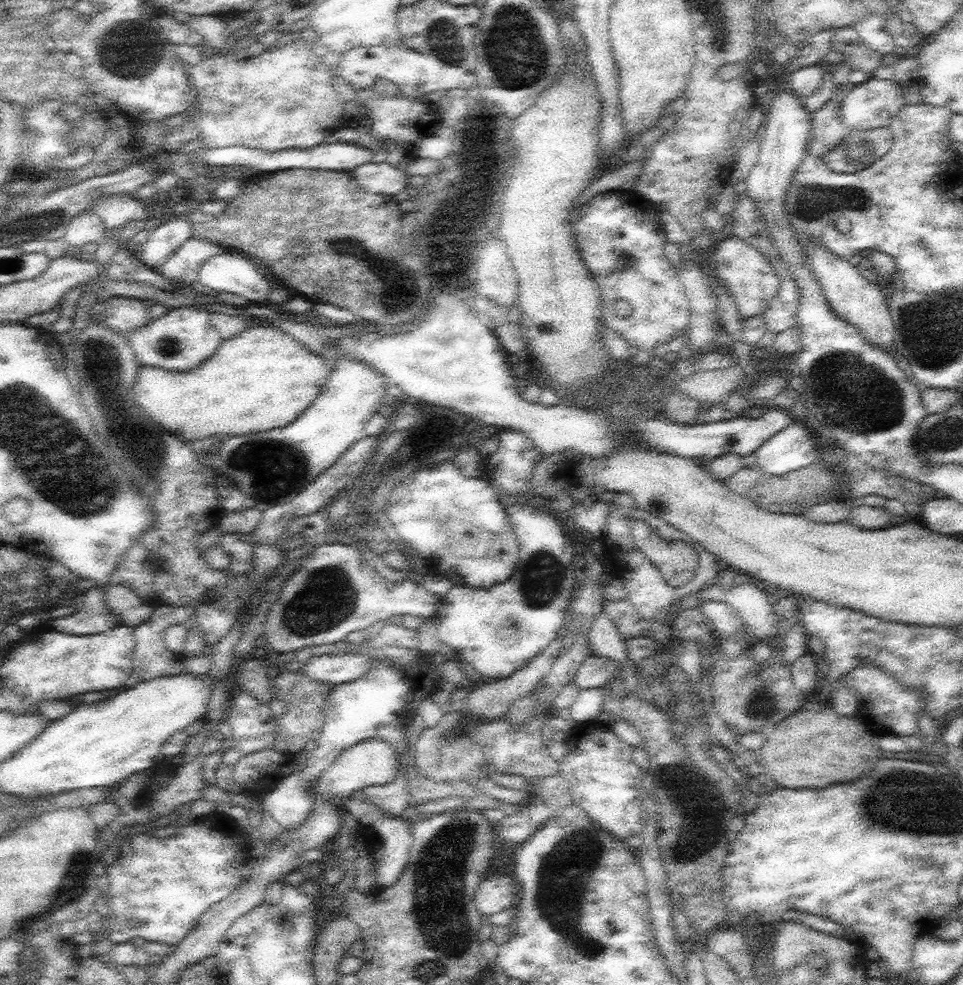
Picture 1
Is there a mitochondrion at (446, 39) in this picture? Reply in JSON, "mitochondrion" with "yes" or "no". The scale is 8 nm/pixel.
{"mitochondrion":"yes"}

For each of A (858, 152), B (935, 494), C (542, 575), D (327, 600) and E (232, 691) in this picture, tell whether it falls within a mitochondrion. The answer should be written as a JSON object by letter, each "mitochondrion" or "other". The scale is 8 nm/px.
{"A":"mitochondrion","B":"other","C":"mitochondrion","D":"mitochondrion","E":"other"}

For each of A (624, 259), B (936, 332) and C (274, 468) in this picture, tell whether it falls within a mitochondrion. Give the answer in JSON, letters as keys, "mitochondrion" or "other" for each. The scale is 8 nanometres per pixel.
{"A":"mitochondrion","B":"mitochondrion","C":"mitochondrion"}

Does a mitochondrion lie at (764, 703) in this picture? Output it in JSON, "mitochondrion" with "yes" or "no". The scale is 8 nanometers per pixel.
{"mitochondrion":"yes"}

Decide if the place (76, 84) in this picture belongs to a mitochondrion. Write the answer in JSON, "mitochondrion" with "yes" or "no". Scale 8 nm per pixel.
{"mitochondrion":"no"}

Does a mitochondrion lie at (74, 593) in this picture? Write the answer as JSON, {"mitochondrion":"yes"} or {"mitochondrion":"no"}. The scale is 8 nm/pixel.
{"mitochondrion":"no"}

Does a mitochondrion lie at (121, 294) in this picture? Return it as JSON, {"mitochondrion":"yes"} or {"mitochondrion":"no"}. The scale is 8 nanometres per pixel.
{"mitochondrion":"no"}

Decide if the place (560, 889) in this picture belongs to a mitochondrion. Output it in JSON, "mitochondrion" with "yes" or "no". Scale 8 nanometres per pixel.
{"mitochondrion":"yes"}

